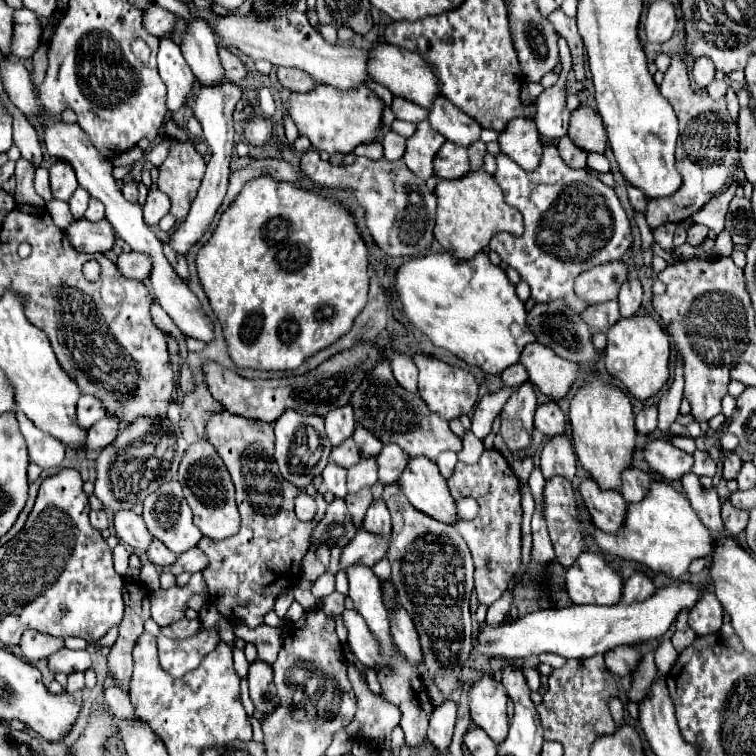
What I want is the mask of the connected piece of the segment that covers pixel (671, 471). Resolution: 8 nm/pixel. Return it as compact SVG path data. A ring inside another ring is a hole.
M648 438L642 448L642 458L650 466L650 470L660 472L666 480L678 480L692 468L690 454L658 438Z

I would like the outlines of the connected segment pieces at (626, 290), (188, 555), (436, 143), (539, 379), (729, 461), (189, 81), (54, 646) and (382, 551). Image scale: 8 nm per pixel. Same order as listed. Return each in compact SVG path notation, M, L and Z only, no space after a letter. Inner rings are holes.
M628 278L626 284L622 284L618 292L618 302L620 302L620 314L624 318L636 314L636 310L642 304L642 286L638 278Z
M196 546L196 548L190 548L188 552L180 554L180 556L176 558L176 562L170 564L170 568L162 568L162 572L172 572L172 574L176 574L176 576L182 574L182 572L194 574L194 572L204 570L206 564L208 564L206 554Z
M422 120L416 124L416 132L406 138L406 152L402 158L416 176L426 180L430 174L434 174L432 160L444 142L446 138L432 130L426 120Z
M534 342L522 350L520 364L528 372L528 380L536 384L552 400L560 400L570 390L578 364L562 360L554 350Z
M728 452L728 454L724 456L724 462L722 462L722 476L724 476L724 480L736 478L740 466L742 466L740 456L738 456L736 452Z
M158 36L160 48L158 48L158 70L160 76L168 88L168 100L166 106L170 112L178 110L184 100L192 92L192 84L196 82L194 72L186 64L178 44L170 36Z
M26 630L20 640L22 656L32 664L38 662L40 658L48 658L50 654L58 652L62 646L64 646L62 638L54 638L50 634L42 634L42 632L34 632L34 630Z
M358 530L356 536L350 540L350 544L342 550L340 570L346 572L350 564L366 564L368 568L372 568L378 560L386 556L386 550L388 550L386 540L374 534L368 534L366 530Z

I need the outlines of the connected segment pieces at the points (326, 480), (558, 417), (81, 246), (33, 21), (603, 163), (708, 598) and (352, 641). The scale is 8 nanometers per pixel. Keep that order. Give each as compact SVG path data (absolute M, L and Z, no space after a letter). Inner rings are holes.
M328 462L328 466L322 470L322 484L336 498L344 498L346 496L346 470L336 466L334 462Z
M546 402L538 406L534 416L534 430L546 436L556 436L566 430L566 418L556 402Z
M80 218L80 220L74 220L64 232L66 232L70 244L78 252L86 252L86 254L102 252L104 254L114 246L114 228L110 226L110 222L106 218L98 220L98 222Z
M20 8L14 12L14 40L12 54L18 58L30 58L40 44L40 20L34 12Z
M594 152L588 154L588 166L590 166L592 170L598 170L598 172L608 172L608 170L610 170L608 160L606 160L602 154L594 154Z
M702 590L702 596L688 612L688 624L696 634L706 636L720 630L722 616L724 616L724 610L722 610L722 604L716 600L714 592Z
M344 610L342 612L346 630L348 630L348 644L350 650L356 654L356 658L370 668L380 668L382 666L382 658L378 654L378 642L372 638L366 622L362 620L362 616L356 610Z

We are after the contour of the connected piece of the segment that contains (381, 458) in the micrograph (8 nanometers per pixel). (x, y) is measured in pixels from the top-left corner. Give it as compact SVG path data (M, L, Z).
M386 444L382 452L376 456L378 462L378 482L394 484L402 470L408 464L408 454L404 454L396 444Z

